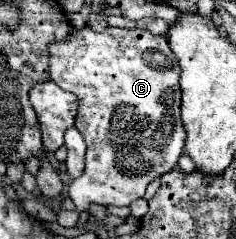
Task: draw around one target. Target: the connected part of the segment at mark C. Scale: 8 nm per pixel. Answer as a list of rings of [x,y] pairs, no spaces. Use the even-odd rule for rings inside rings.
[[[85,25],[83,29],[69,33],[65,41],[49,45],[49,75],[61,89],[75,93],[79,103],[75,127],[87,143],[87,155],[83,175],[69,185],[69,197],[77,211],[87,211],[91,203],[131,205],[145,195],[145,189],[153,179],[169,173],[177,165],[185,145],[185,129],[179,113],[181,67],[169,49],[167,37],[153,35],[147,29],[119,27],[107,27],[97,33]]]

